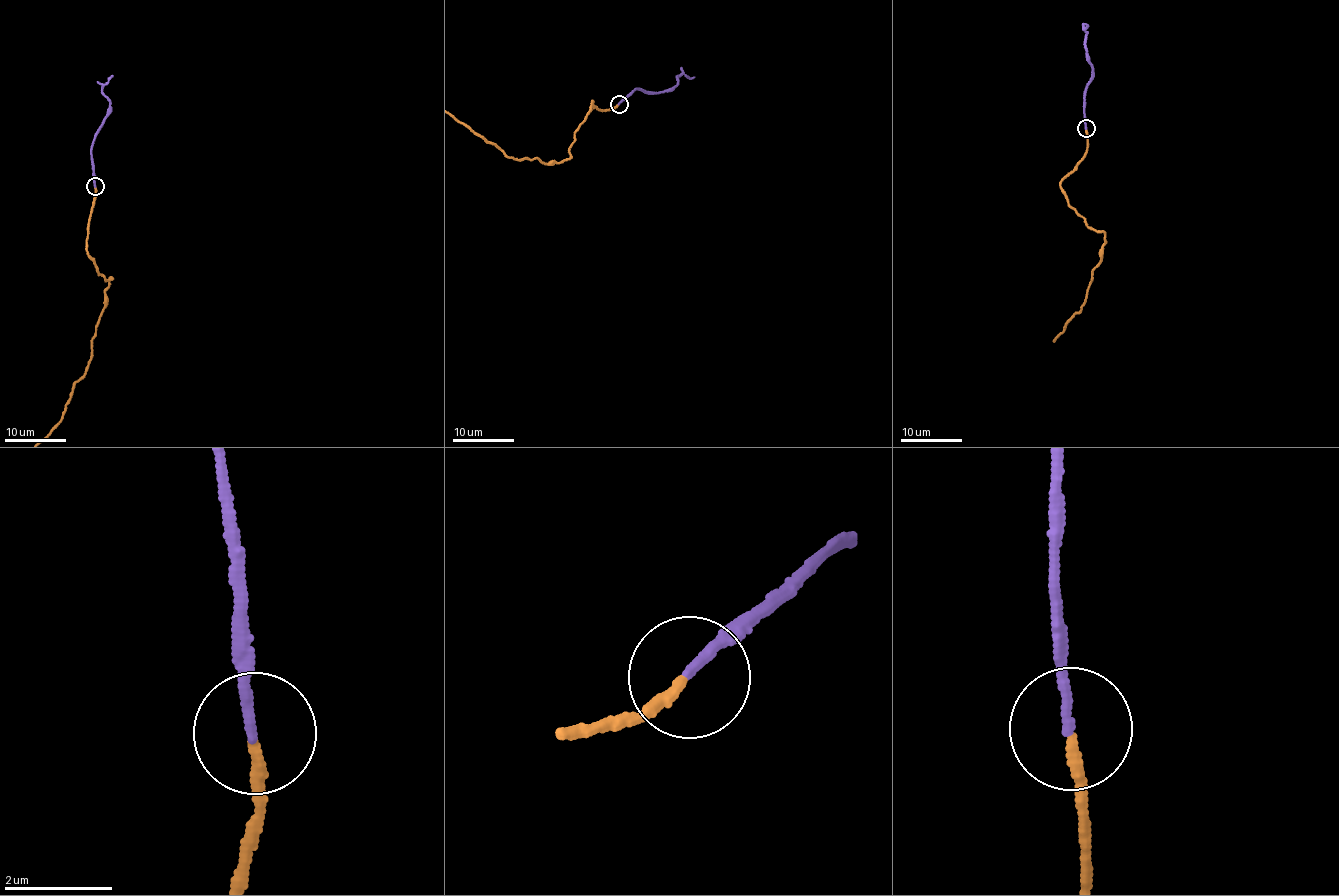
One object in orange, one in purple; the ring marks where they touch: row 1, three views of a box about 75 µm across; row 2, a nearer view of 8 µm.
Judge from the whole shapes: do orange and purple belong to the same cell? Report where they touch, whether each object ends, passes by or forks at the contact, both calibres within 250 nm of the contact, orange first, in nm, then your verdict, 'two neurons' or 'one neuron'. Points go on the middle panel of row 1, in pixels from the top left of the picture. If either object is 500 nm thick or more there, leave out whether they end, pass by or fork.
at (619, 104); orange ends there; purple ends there; 180 nm thick on the orange side, 170 nm on the other; one neuron

